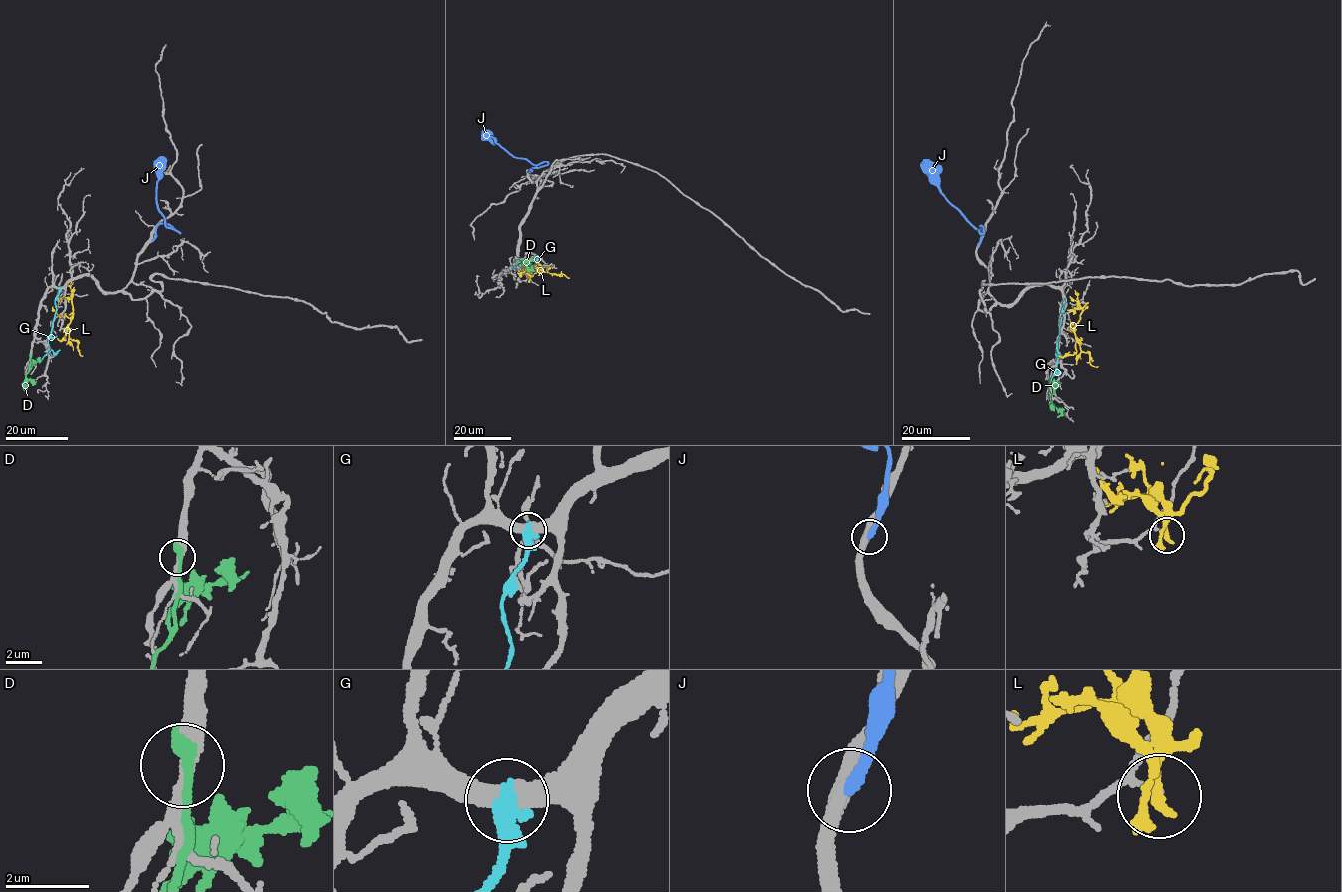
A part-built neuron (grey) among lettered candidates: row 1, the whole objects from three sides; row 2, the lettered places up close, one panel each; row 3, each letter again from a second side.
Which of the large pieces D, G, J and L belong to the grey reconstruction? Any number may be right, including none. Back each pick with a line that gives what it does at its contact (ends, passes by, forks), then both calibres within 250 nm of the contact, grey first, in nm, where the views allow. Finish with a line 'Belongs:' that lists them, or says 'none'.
J: it ends there; 360 nm thick on the grey side, 300 nm on the other
Belongs: J

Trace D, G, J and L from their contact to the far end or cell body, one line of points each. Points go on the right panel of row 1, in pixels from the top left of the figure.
D: (1049, 380), (1051, 403), (1061, 412), (1057, 417)
G: (1065, 300), (1057, 340), (1056, 369), (1051, 381)
J: (977, 247), (979, 226), (983, 226), (984, 231), (979, 232), (952, 205), (932, 181), (923, 159)
L: (1086, 304), (1074, 333), (1083, 351), (1090, 354), (1090, 364), (1097, 366)

